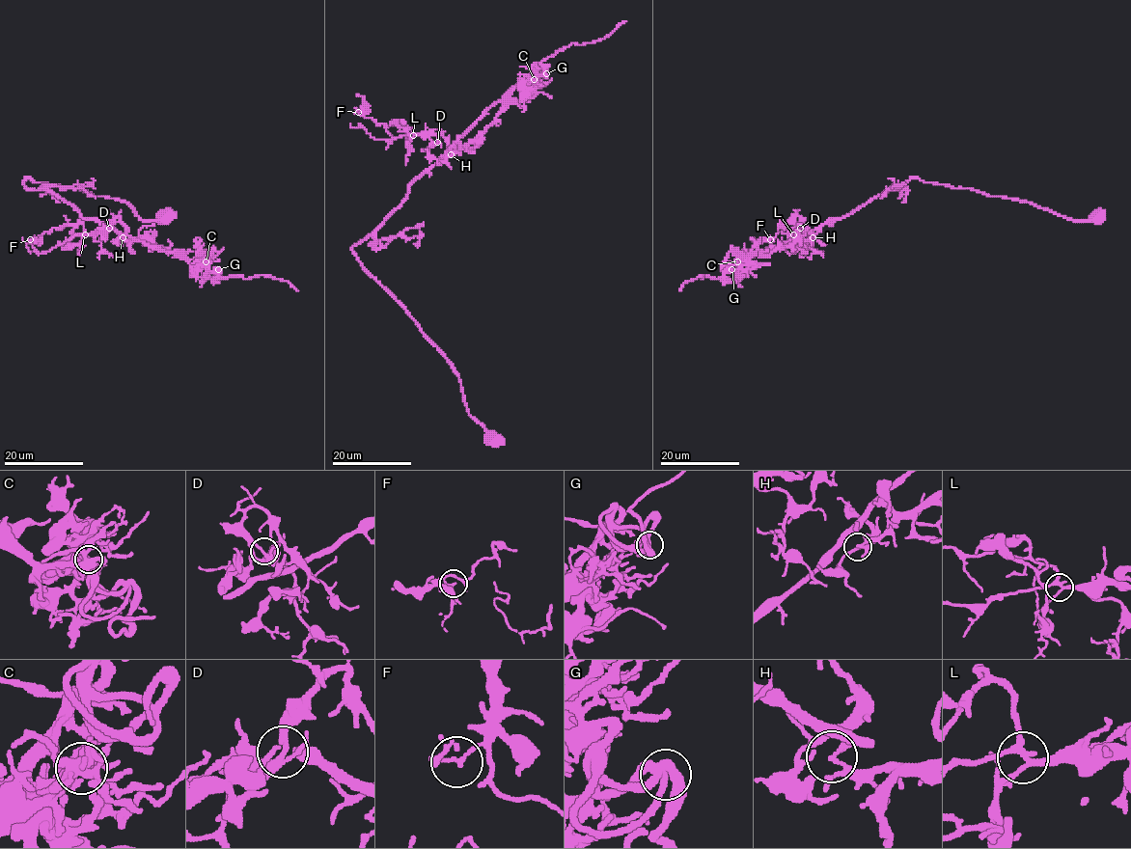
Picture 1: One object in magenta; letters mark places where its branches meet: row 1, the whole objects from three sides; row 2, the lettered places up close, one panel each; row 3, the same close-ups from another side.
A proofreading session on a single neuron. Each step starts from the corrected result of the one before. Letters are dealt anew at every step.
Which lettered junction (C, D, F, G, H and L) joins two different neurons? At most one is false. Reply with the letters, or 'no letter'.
H

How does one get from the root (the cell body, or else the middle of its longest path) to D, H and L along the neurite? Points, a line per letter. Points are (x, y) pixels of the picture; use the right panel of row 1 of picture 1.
D: (1097, 216), (1073, 220), (912, 178), (759, 253), (813, 237), (797, 215), (800, 228)
H: (1097, 216), (1073, 220), (1026, 202), (912, 178), (903, 189), (886, 190), (850, 213), (759, 253), (813, 238)
L: (1097, 216), (1073, 220), (912, 178), (759, 253), (813, 237), (798, 215), (793, 234)

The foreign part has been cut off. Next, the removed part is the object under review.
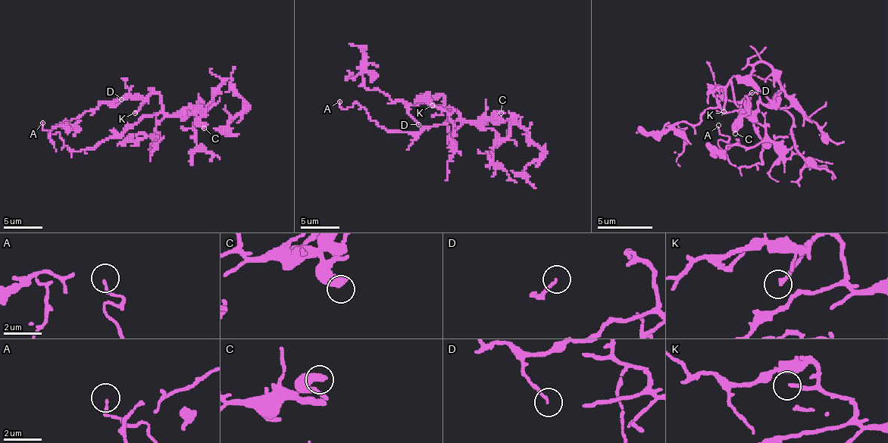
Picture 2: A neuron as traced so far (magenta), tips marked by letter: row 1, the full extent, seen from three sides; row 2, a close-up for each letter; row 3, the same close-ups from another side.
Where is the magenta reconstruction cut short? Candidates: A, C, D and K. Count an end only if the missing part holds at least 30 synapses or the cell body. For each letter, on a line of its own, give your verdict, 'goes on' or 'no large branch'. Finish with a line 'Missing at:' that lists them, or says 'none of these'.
A: no large branch
C: no large branch
D: no large branch
K: goes on
Missing at: K

